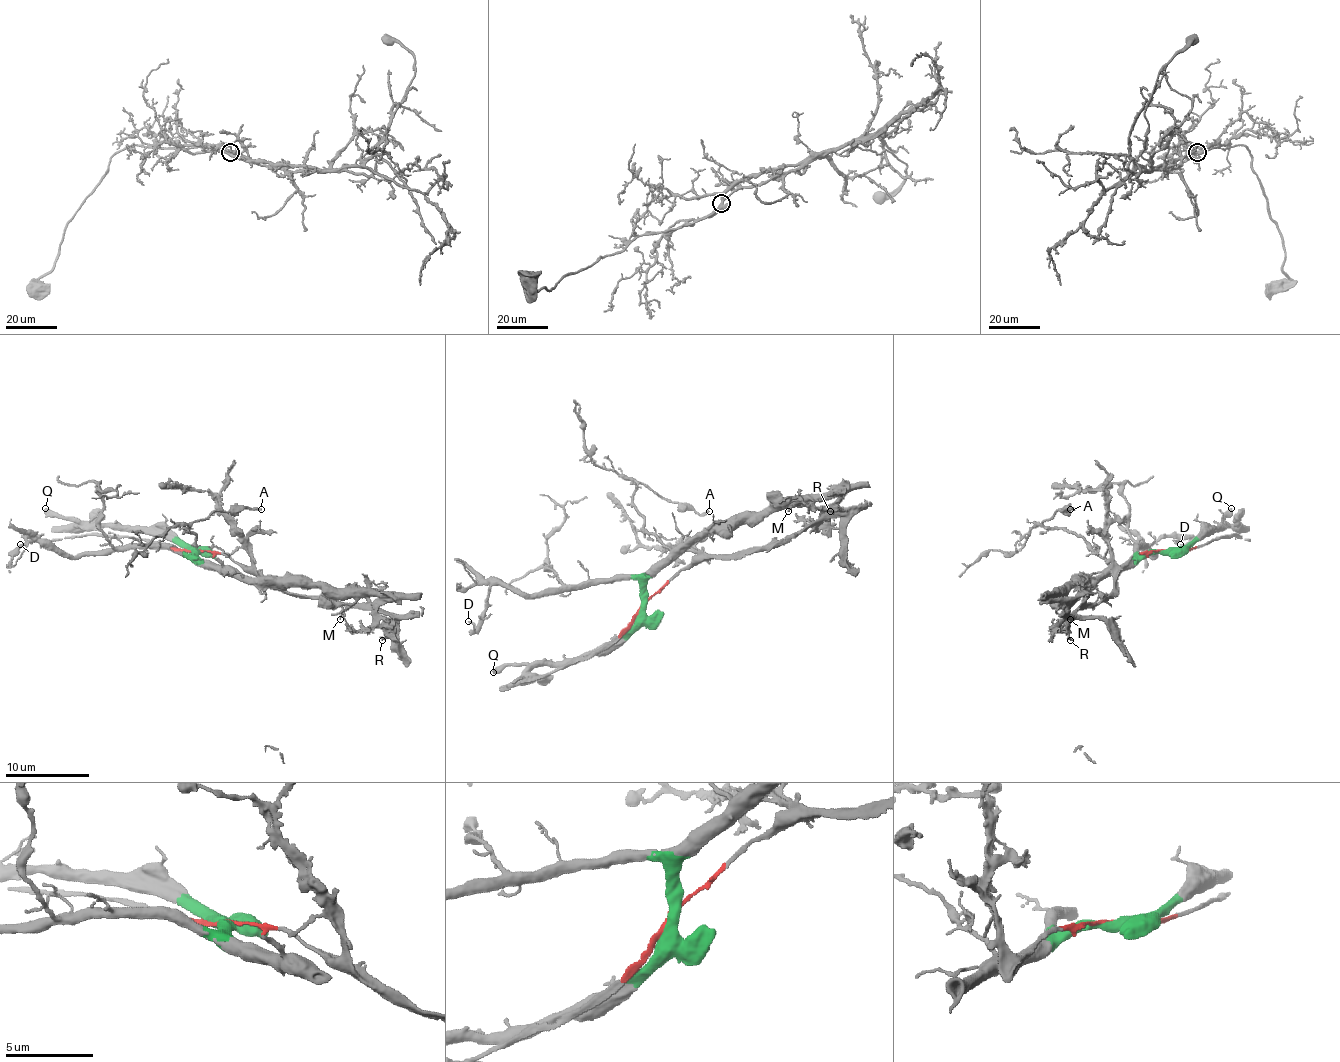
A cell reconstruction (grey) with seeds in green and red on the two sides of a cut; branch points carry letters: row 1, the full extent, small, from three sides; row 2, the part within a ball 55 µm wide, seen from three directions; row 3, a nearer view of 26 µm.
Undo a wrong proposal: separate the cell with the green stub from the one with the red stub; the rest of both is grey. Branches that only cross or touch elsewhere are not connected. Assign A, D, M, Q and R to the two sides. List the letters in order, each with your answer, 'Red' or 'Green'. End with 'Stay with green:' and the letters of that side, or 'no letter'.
A: Green
D: Green
M: Green
Q: Green
R: Red
Stay with green: A, D, M, Q

